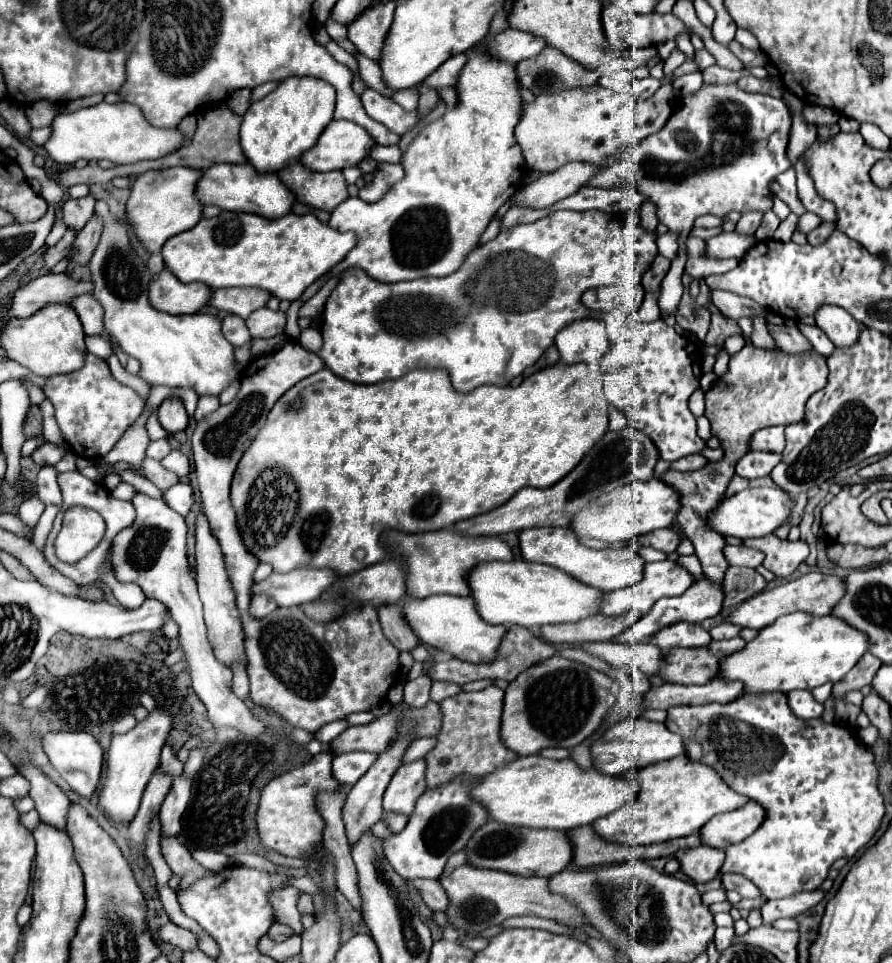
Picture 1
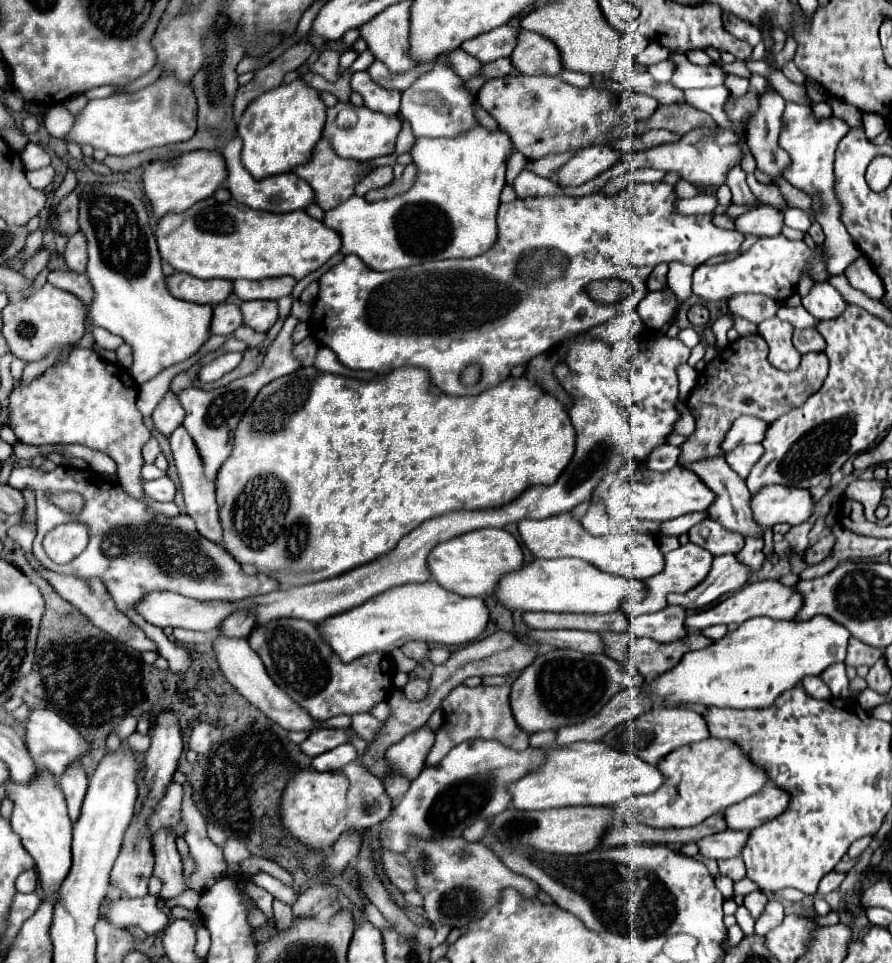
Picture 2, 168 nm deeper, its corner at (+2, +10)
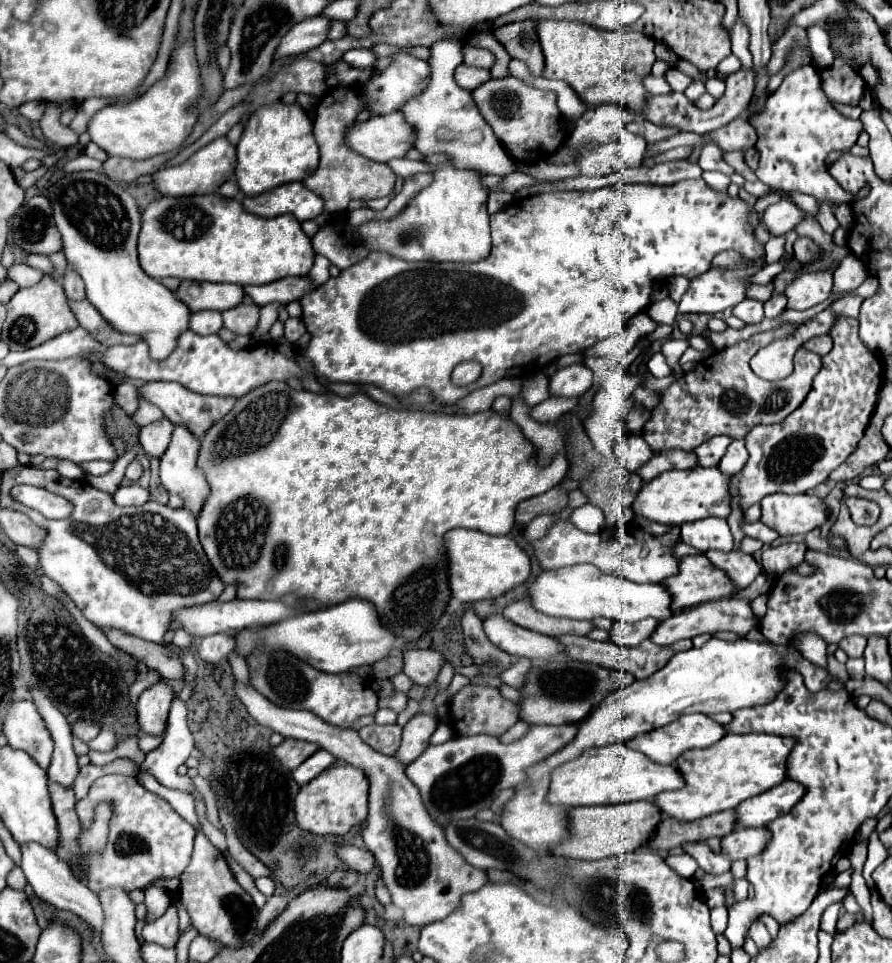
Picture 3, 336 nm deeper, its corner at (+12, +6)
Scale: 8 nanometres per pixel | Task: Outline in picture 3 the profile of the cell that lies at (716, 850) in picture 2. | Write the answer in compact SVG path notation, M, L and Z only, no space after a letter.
M739 827L731 837L723 839L723 853L735 859L749 859L759 855L771 839L771 831L767 827Z

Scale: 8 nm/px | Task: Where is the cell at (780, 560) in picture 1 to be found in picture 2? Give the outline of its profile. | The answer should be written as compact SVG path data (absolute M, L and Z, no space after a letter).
M723 457L717 459L709 459L709 461L699 461L697 465L689 465L691 471L695 471L701 481L717 495L717 499L713 501L713 505L709 507L709 517L713 521L717 521L719 525L723 525L729 531L737 531L743 537L761 537L763 535L763 527L757 525L753 519L749 519L749 507L745 505L745 481L741 477L737 477L737 473L725 463Z

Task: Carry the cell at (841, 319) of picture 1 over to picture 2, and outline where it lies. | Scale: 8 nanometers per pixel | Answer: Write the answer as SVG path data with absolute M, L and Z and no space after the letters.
M813 285L811 291L801 299L803 307L817 319L817 321L831 321L841 317L847 309L847 301L833 289L833 285Z

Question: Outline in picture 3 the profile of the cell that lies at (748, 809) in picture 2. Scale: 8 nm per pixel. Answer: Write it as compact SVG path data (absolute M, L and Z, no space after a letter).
M787 779L783 785L759 793L759 797L751 797L751 801L743 801L743 805L739 805L739 817L743 817L743 825L769 825L779 815L789 813L795 803L801 801L805 791L805 785Z

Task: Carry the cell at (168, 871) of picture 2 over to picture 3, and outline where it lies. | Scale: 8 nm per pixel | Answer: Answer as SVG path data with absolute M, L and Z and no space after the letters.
M151 885L151 887L145 889L145 901L143 903L147 907L145 923L153 923L155 919L159 919L167 911L167 905L171 903L171 899L169 899L167 889L157 887L157 885Z

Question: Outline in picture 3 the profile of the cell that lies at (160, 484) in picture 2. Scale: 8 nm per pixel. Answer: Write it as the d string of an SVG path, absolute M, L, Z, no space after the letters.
M131 483L131 485L119 487L111 497L121 507L125 507L125 505L143 505L143 503L149 501L149 491L139 487L137 483Z

